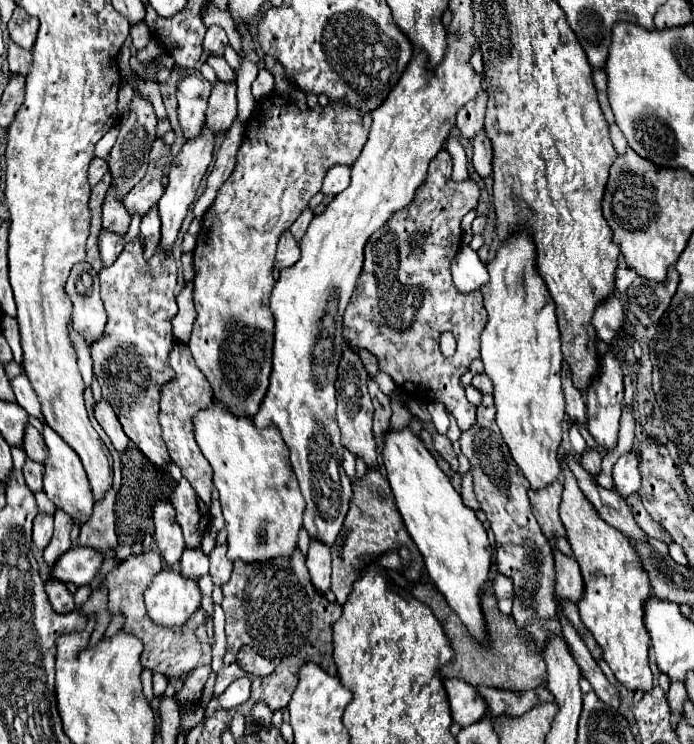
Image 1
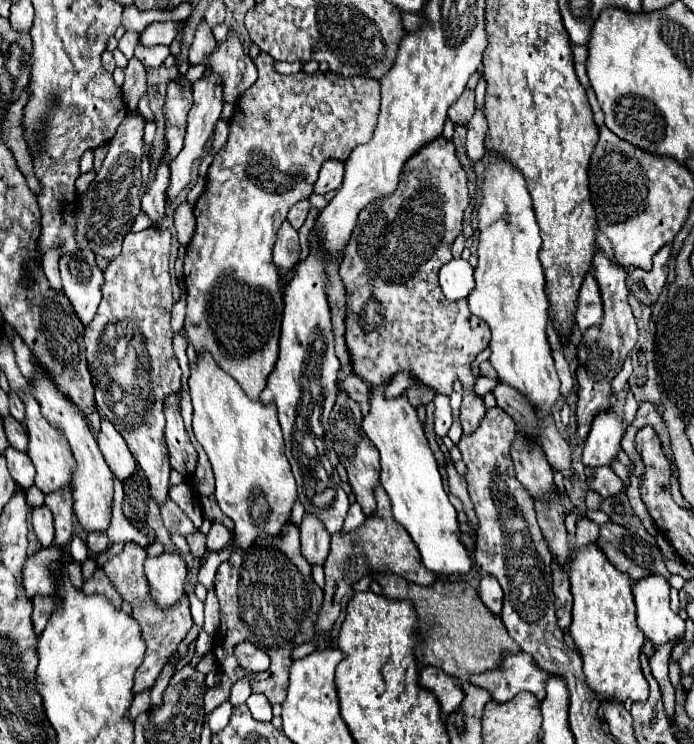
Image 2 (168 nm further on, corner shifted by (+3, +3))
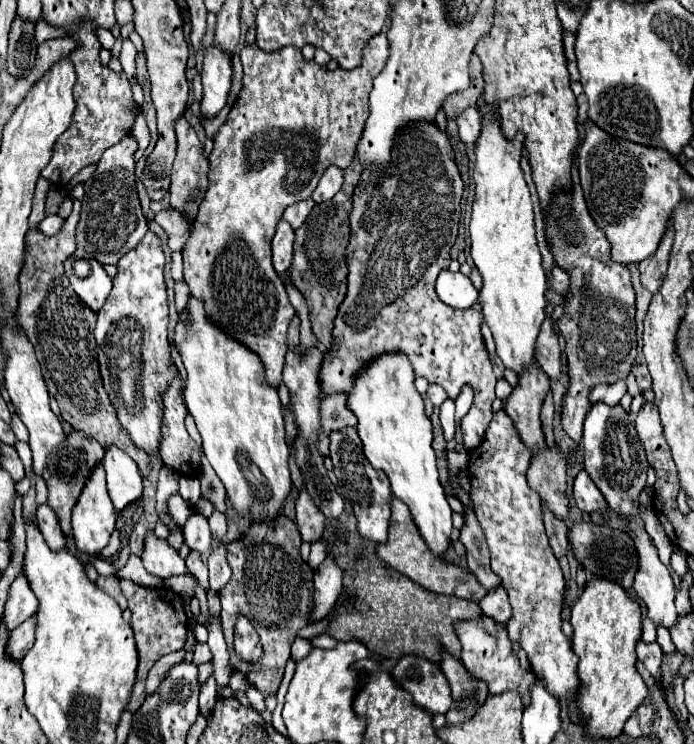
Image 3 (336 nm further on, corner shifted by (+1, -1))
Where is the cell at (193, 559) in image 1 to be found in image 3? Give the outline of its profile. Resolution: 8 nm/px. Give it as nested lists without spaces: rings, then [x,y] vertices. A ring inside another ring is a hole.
[[[195,511],[187,519],[183,527],[183,535],[189,549],[197,549],[201,555],[207,555],[211,551],[211,529],[209,529],[207,519],[199,511]]]

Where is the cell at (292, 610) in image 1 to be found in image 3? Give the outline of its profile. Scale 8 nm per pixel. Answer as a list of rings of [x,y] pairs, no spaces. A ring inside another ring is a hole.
[[[277,515],[269,523],[251,525],[245,537],[251,541],[237,539],[229,543],[227,557],[233,569],[233,577],[219,593],[223,607],[221,621],[227,649],[231,655],[231,667],[241,673],[247,673],[247,679],[253,681],[253,685],[267,697],[271,693],[277,693],[279,683],[283,679],[285,663],[289,659],[291,643],[297,631],[307,625],[309,613],[313,609],[313,569],[301,559],[299,529],[285,515]],[[237,613],[243,613],[259,633],[263,659],[257,663],[237,659],[237,653],[233,649],[233,627]]]

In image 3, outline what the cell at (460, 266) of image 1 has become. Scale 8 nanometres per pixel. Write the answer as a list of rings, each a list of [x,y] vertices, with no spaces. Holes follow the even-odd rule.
[[[441,271],[435,283],[435,289],[443,303],[457,309],[473,307],[479,295],[479,291],[473,287],[469,277],[465,277],[463,273],[453,273],[453,271]]]

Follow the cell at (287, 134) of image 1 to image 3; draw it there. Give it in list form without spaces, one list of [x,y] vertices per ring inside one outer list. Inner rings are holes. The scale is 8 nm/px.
[[[385,33],[371,37],[363,49],[361,65],[351,71],[341,67],[329,71],[315,61],[305,61],[299,47],[263,51],[253,43],[245,45],[239,55],[243,63],[243,89],[239,91],[227,121],[213,137],[213,151],[209,155],[209,189],[199,207],[193,233],[183,247],[183,273],[191,295],[205,301],[209,319],[259,353],[267,381],[277,387],[281,383],[287,353],[287,327],[295,317],[295,309],[287,299],[281,277],[271,265],[271,239],[275,225],[285,207],[311,197],[327,167],[337,165],[339,169],[347,169],[351,165],[369,115],[373,79],[387,61],[387,37]]]

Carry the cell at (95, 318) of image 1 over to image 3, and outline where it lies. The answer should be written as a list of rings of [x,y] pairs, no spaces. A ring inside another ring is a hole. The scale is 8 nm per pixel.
[[[85,253],[85,261],[89,263],[89,275],[87,277],[77,277],[75,275],[75,269],[73,269],[73,261],[79,259],[77,255],[73,259],[69,259],[65,263],[65,271],[67,271],[67,277],[69,277],[69,283],[71,283],[71,289],[77,293],[77,297],[87,305],[91,307],[93,311],[99,311],[111,291],[111,277],[105,273],[103,265],[93,259],[89,253]]]

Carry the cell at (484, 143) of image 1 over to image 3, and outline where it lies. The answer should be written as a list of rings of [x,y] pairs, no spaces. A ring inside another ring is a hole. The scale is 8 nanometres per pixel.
[[[467,107],[459,117],[457,117],[457,125],[459,125],[459,137],[465,145],[473,145],[479,131],[481,131],[481,115],[477,111],[477,107]]]

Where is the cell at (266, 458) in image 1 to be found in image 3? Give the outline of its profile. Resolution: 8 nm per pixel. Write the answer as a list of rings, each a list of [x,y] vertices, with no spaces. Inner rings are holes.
[[[189,297],[185,311],[187,321],[175,325],[173,343],[187,371],[185,403],[199,429],[205,457],[223,481],[237,513],[271,521],[291,491],[283,405],[277,389],[263,377],[259,355],[213,325],[201,299]]]

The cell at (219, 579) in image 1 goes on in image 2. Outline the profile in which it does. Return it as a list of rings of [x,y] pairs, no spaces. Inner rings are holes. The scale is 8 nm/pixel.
[[[213,523],[211,531],[207,535],[207,547],[211,551],[221,551],[229,543],[231,543],[231,533],[227,531],[227,527],[223,527],[221,523]]]

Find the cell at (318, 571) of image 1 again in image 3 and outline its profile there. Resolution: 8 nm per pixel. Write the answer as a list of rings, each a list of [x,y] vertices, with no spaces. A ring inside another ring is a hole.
[[[305,487],[299,491],[299,497],[295,501],[295,509],[297,509],[297,525],[299,525],[303,541],[309,541],[309,543],[319,541],[323,527],[325,527],[325,515],[311,501]]]

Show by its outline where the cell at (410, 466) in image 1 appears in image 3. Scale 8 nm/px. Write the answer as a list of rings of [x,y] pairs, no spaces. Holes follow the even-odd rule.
[[[383,353],[379,357],[373,357],[357,375],[353,381],[353,389],[349,391],[347,397],[347,407],[355,413],[357,417],[357,433],[361,437],[363,443],[363,453],[367,457],[367,461],[371,463],[371,467],[381,469],[387,473],[389,481],[391,481],[391,489],[393,495],[397,499],[401,499],[413,515],[413,521],[417,523],[423,539],[427,541],[427,545],[431,547],[431,551],[435,555],[445,555],[447,547],[449,547],[449,535],[451,535],[451,507],[445,499],[445,491],[439,483],[439,473],[437,473],[437,465],[435,465],[435,453],[433,453],[433,427],[429,417],[425,415],[423,409],[423,397],[417,393],[415,385],[415,373],[413,367],[409,363],[409,359],[403,353]]]

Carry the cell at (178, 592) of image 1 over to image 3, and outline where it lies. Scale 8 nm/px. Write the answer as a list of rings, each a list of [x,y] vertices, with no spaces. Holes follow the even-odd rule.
[[[153,531],[145,535],[145,547],[143,547],[141,559],[145,569],[157,577],[185,575],[187,571],[185,561],[179,557],[179,553],[165,539],[155,537]]]

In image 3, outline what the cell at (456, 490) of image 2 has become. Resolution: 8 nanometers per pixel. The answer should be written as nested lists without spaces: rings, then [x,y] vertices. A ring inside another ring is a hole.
[[[465,507],[465,525],[461,529],[461,537],[459,541],[465,545],[467,549],[467,563],[469,569],[477,575],[479,583],[491,591],[495,587],[501,585],[501,579],[491,571],[489,567],[489,547],[485,541],[485,535],[481,531],[481,527],[477,525],[477,517],[473,515],[473,511],[469,507]]]

